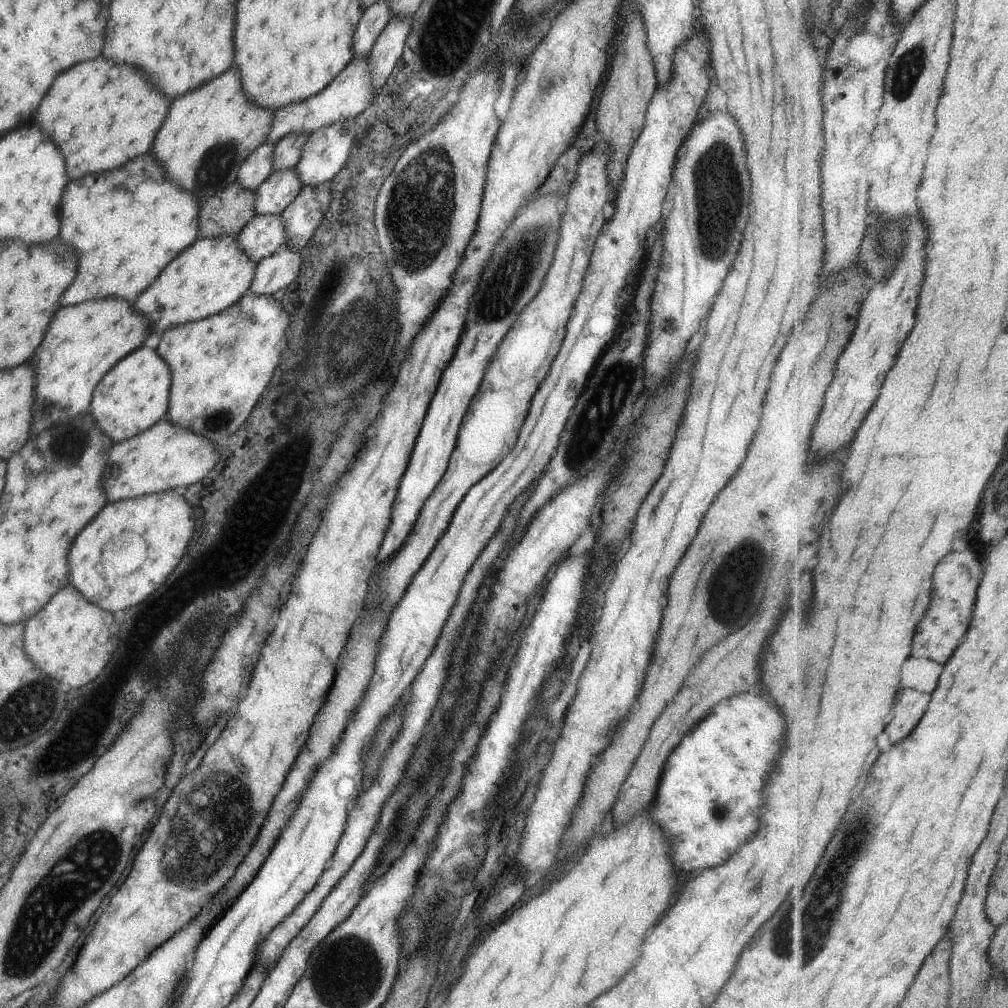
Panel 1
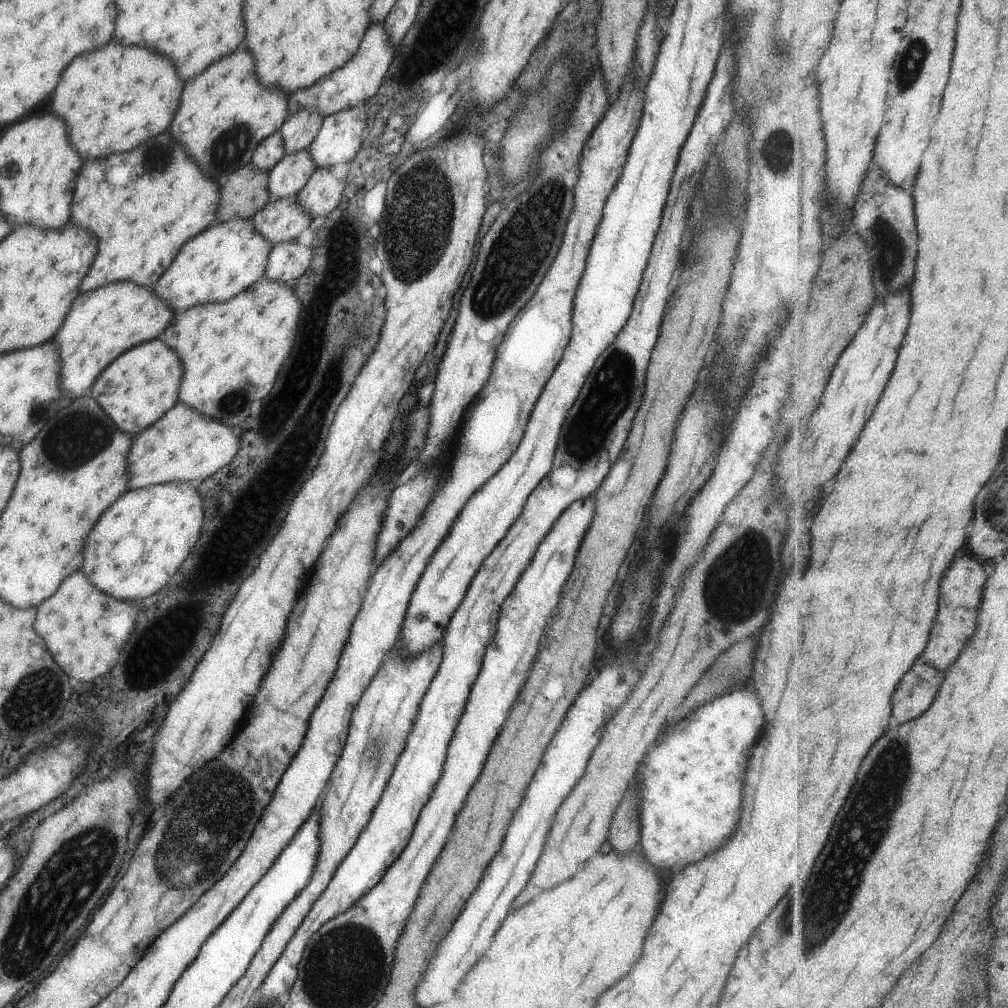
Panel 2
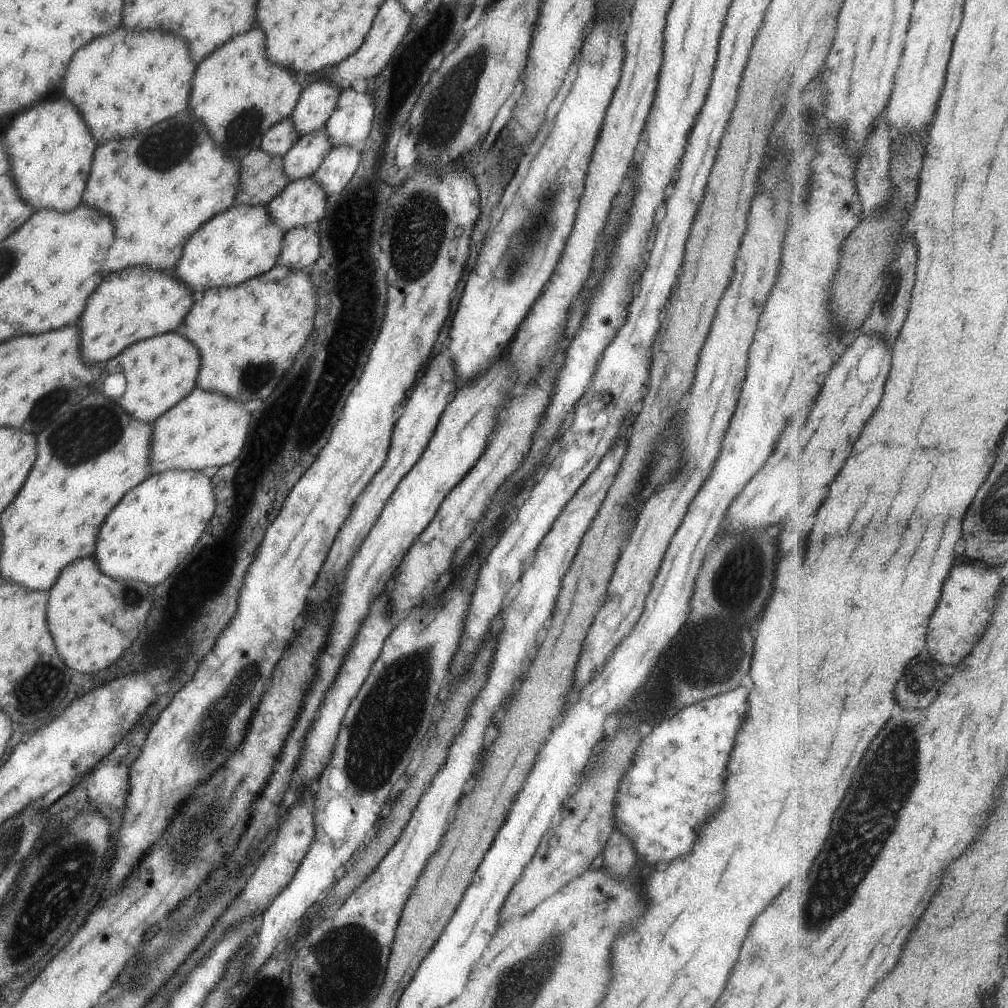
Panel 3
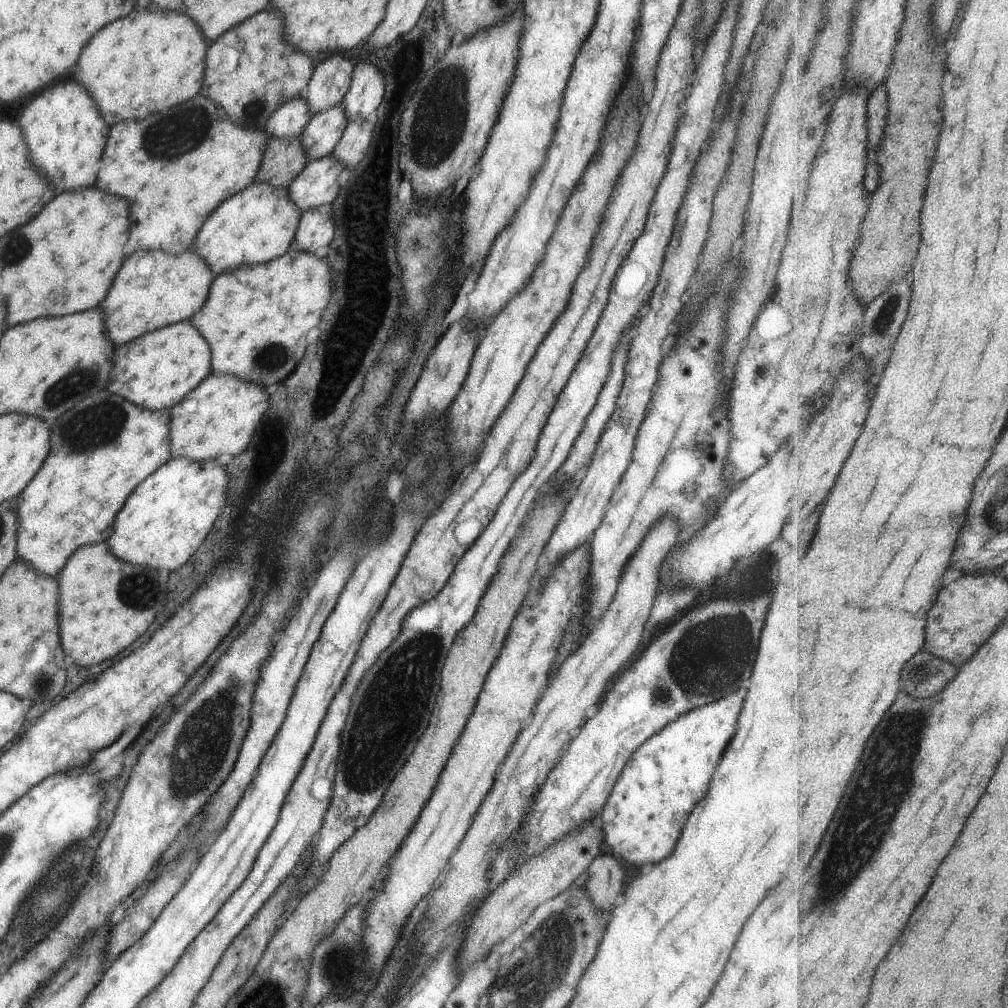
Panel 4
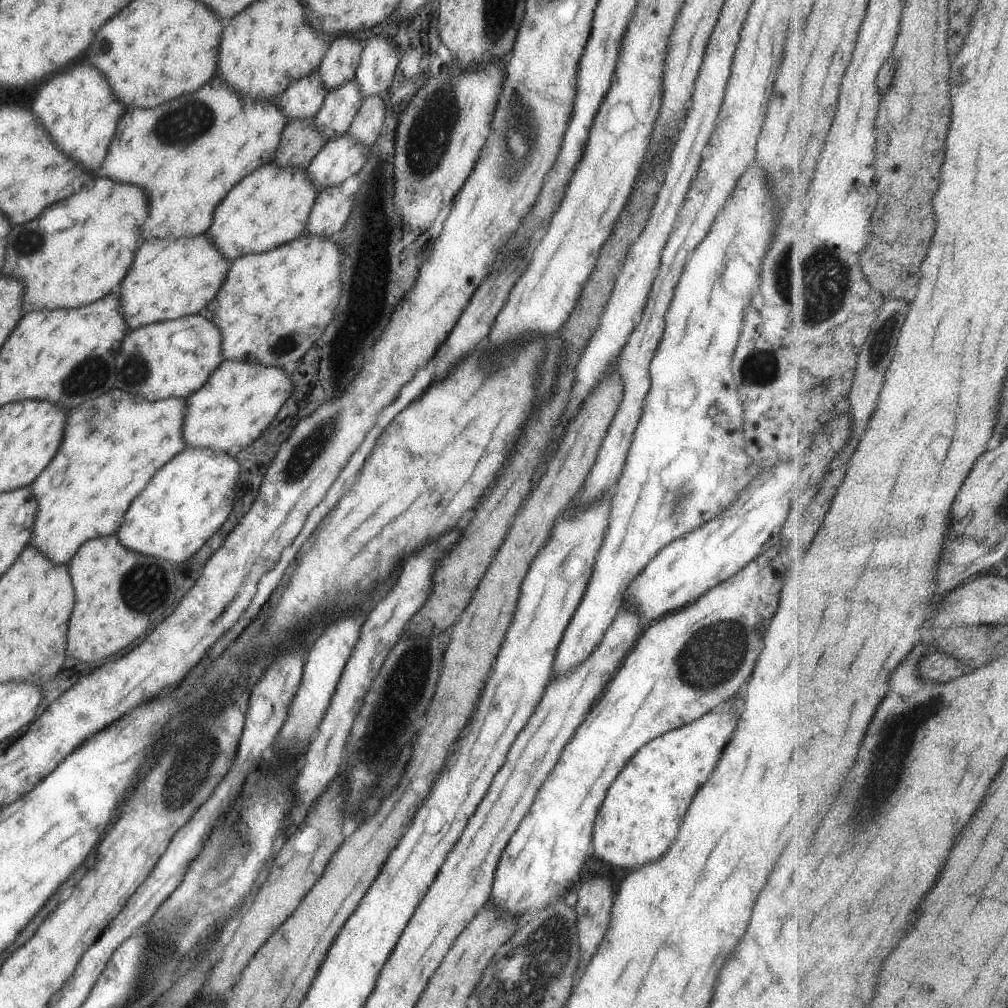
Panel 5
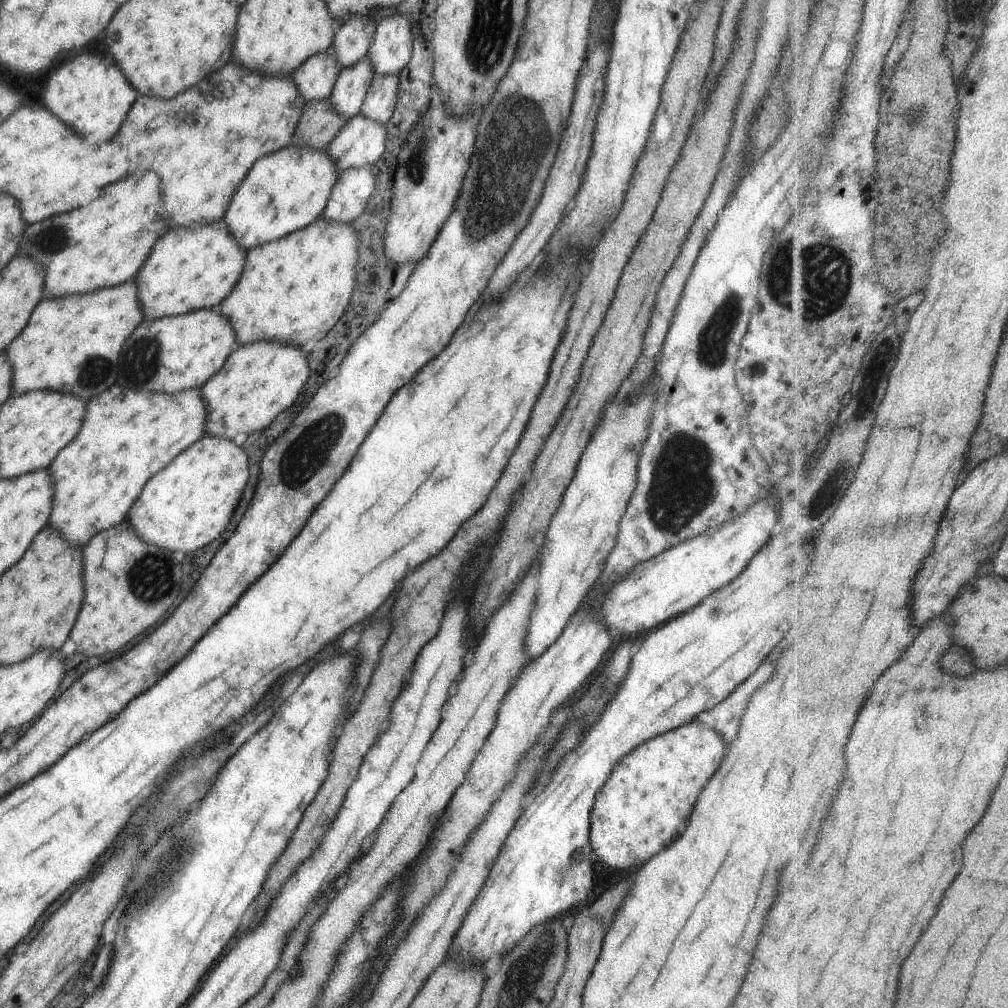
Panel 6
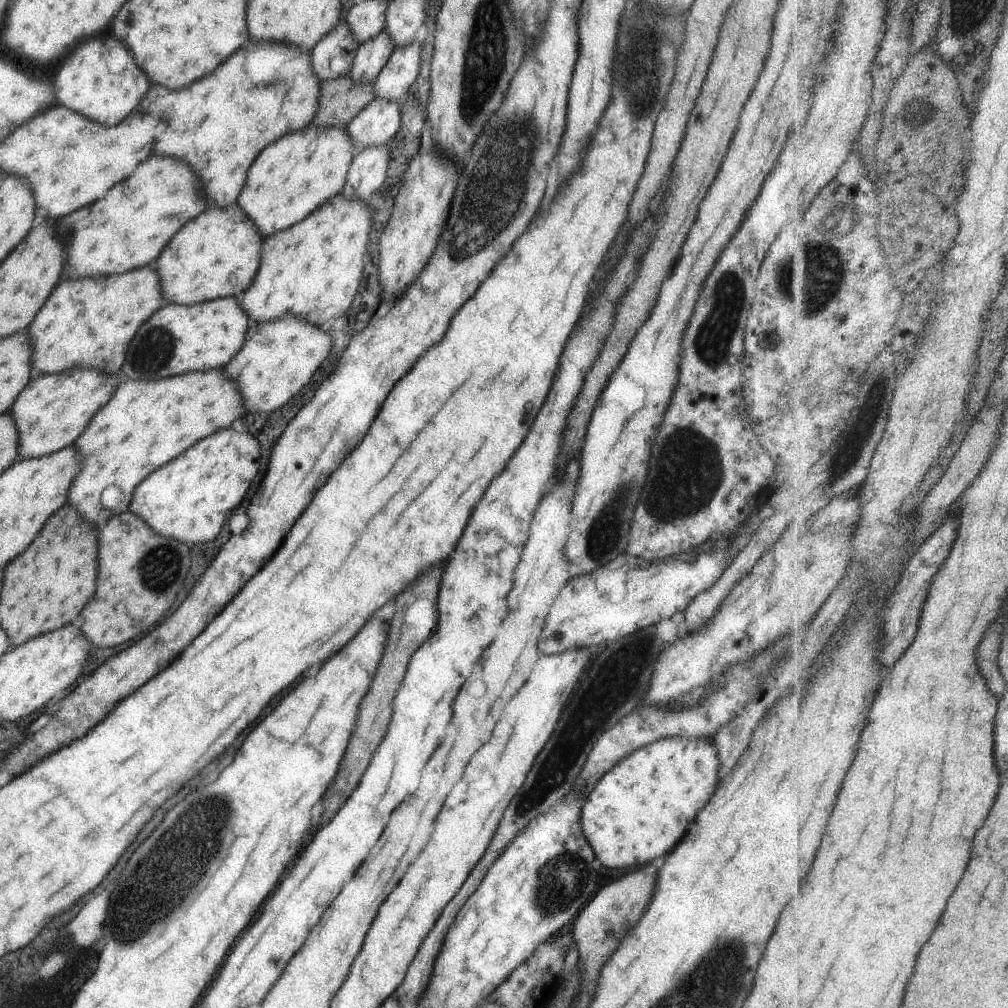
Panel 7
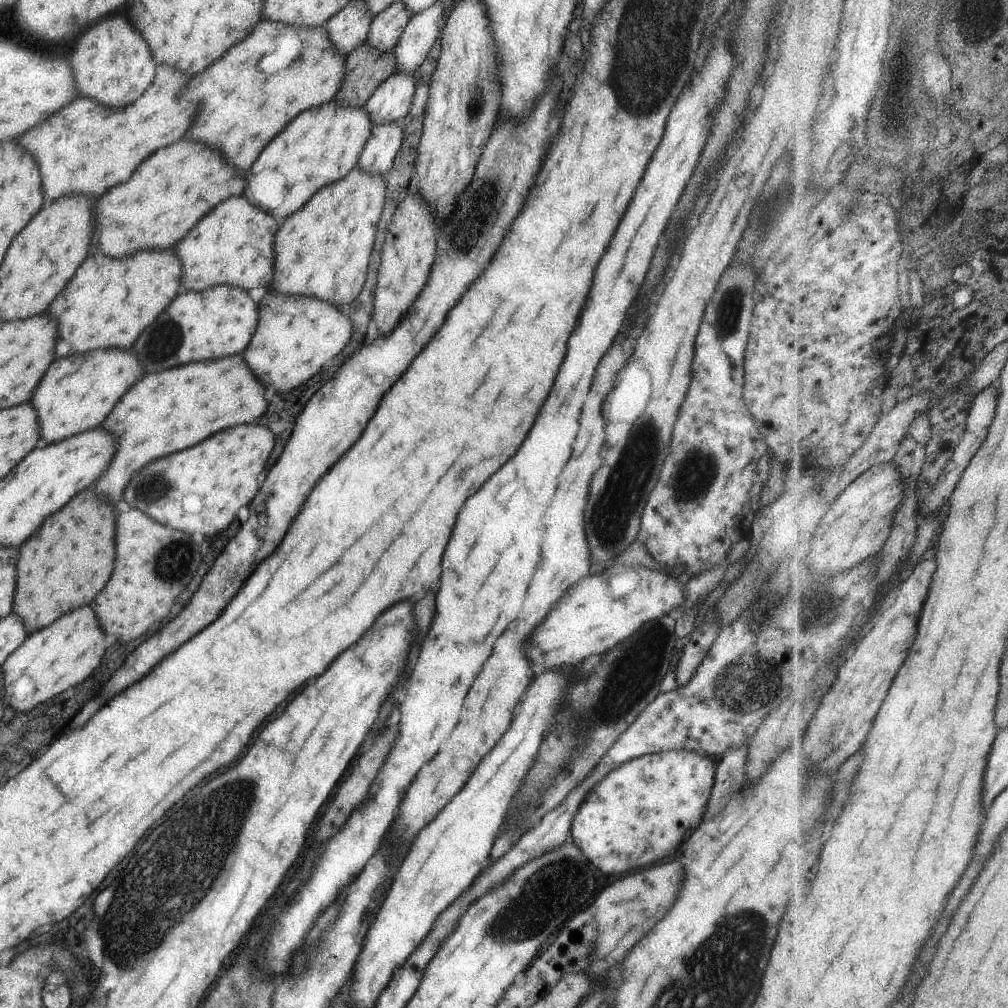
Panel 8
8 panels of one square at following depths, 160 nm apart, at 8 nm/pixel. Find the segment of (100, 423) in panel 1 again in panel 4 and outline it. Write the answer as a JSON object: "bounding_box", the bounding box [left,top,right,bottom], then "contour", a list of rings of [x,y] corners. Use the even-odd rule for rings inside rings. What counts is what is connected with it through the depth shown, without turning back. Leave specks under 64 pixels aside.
{"bounding_box":[107,320,210,409],"contour":[[[189,320],[171,323],[136,336],[122,345],[114,346],[111,357],[111,380],[107,381],[107,390],[113,394],[119,394],[121,398],[141,408],[170,409],[210,374],[210,360],[210,346],[200,332],[191,326]]]}

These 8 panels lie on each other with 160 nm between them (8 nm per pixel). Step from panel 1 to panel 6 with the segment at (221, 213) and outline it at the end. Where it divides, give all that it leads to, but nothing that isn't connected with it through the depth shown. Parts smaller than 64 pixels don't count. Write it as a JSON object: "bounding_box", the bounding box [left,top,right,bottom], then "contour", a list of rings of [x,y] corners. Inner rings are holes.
{"bounding_box":[290,98,347,149],"contour":[[[328,98],[307,101],[302,108],[290,144],[296,147],[324,149],[347,122],[329,104]]]}

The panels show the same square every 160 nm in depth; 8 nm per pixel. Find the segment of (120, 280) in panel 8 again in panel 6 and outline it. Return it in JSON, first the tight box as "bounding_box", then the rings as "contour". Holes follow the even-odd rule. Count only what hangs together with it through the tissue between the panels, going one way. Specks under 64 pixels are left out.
{"bounding_box":[7,280,141,398],"contour":[[[127,280],[115,288],[101,288],[81,296],[63,296],[63,298],[47,298],[37,304],[23,332],[11,340],[7,348],[7,360],[11,360],[13,392],[21,394],[27,390],[51,389],[75,394],[77,398],[91,398],[99,392],[107,390],[115,384],[117,378],[117,354],[125,342],[125,338],[135,330],[141,322],[138,290],[133,280]]]}

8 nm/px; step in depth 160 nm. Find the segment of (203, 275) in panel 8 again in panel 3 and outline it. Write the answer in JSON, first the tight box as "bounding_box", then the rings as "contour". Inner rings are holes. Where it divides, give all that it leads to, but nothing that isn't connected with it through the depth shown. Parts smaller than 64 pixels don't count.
{"bounding_box":[75,266,195,366],"contour":[[[145,266],[125,267],[107,274],[89,295],[79,322],[75,322],[79,324],[82,361],[91,366],[102,366],[134,342],[175,330],[195,300],[190,290],[173,274],[173,268],[156,271]]]}

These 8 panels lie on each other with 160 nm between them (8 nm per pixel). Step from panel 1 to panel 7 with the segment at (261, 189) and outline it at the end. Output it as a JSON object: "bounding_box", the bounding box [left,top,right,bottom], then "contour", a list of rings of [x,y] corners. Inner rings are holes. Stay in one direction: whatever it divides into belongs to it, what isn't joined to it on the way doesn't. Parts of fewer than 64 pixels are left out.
{"bounding_box":[349,29,394,83],"contour":[[[381,29],[374,37],[359,44],[353,57],[349,75],[356,83],[373,82],[374,76],[391,56],[394,44],[387,31]]]}

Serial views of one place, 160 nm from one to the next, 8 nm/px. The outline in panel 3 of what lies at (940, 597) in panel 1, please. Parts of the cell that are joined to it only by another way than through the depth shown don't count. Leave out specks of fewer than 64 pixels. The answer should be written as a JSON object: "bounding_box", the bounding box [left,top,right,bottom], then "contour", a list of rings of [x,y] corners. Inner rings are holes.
{"bounding_box":[927,564,1003,666],"contour":[[[955,564],[947,584],[943,586],[943,604],[939,604],[939,612],[931,618],[931,636],[927,640],[927,648],[933,660],[941,664],[957,666],[967,658],[975,644],[983,638],[987,624],[995,612],[999,602],[1003,580],[999,572],[989,566],[973,566],[973,564]]]}

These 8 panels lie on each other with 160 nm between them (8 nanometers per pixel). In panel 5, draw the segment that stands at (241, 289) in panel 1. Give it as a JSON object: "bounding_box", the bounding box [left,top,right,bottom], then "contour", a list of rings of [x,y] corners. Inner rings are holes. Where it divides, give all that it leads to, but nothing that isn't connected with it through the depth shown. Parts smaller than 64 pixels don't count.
{"bounding_box":[205,164,316,262],"contour":[[[262,164],[227,192],[215,207],[205,233],[218,252],[231,262],[239,256],[270,251],[305,232],[316,194],[305,169]]]}

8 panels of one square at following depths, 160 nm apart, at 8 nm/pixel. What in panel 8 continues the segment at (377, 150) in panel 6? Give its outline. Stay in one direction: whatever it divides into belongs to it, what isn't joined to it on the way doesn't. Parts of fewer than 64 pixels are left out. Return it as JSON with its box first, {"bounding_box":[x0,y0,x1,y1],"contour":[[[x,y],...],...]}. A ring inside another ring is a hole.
{"bounding_box":[363,71,414,126],"contour":[[[395,71],[378,84],[363,106],[372,126],[403,118],[411,106],[414,90],[412,72]]]}

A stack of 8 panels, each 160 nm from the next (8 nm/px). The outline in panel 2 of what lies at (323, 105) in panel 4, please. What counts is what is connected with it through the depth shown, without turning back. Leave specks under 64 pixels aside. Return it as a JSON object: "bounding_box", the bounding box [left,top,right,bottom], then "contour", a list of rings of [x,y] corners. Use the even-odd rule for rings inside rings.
{"bounding_box":[278,107,323,153],"contour":[[[303,107],[288,115],[278,130],[282,136],[284,152],[290,153],[307,148],[323,119],[319,111],[309,107]]]}

